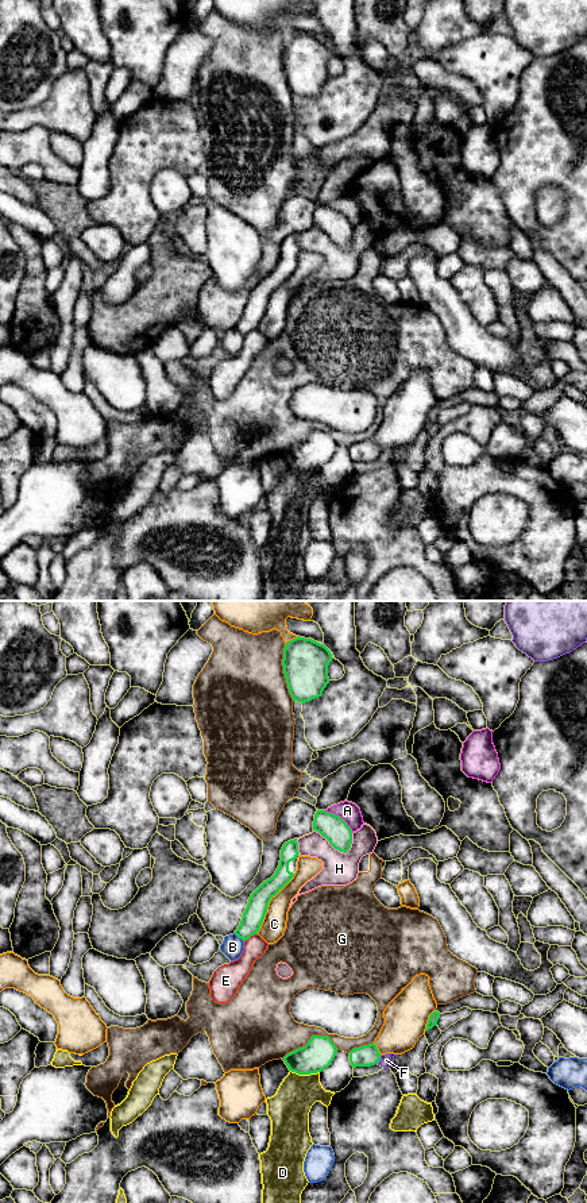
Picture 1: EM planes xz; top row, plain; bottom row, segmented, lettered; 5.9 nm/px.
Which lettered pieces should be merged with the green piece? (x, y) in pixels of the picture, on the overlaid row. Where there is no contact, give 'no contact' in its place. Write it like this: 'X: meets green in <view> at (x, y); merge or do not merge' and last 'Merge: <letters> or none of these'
A: meets green in xz at (340, 817); do not merge
B: meets green in xz at (239, 937); do not merge
C: meets green in xz at (269, 902); do not merge
D: meets green in xz at (305, 1074); do not merge
E: meets green in xz at (250, 936); do not merge
F: meets green in xz at (379, 1059); do not merge
G: meets green in xz at (311, 1038); do not merge
H: meets green in xz at (332, 845); do not merge
Merge: none of these

